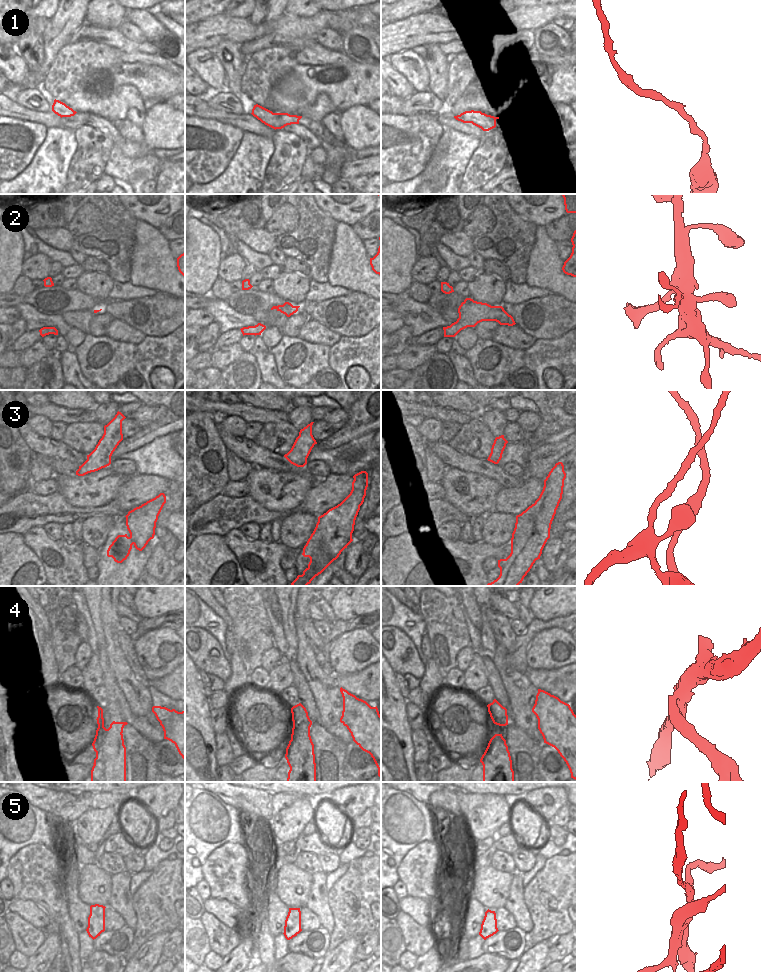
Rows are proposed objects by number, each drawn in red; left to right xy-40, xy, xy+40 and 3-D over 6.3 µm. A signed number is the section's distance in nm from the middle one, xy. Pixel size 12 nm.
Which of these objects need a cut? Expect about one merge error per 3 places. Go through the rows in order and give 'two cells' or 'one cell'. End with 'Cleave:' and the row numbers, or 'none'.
1: one cell
2: one cell
3: two cells
4: two cells
5: two cells
Cleave: 3, 4, 5

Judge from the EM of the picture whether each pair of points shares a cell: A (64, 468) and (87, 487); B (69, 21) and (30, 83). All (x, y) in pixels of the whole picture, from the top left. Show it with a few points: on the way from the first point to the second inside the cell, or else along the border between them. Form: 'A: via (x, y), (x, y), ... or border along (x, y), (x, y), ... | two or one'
A: border along (75, 473), (56, 475) | two
B: via (54, 37), (44, 68) | one

